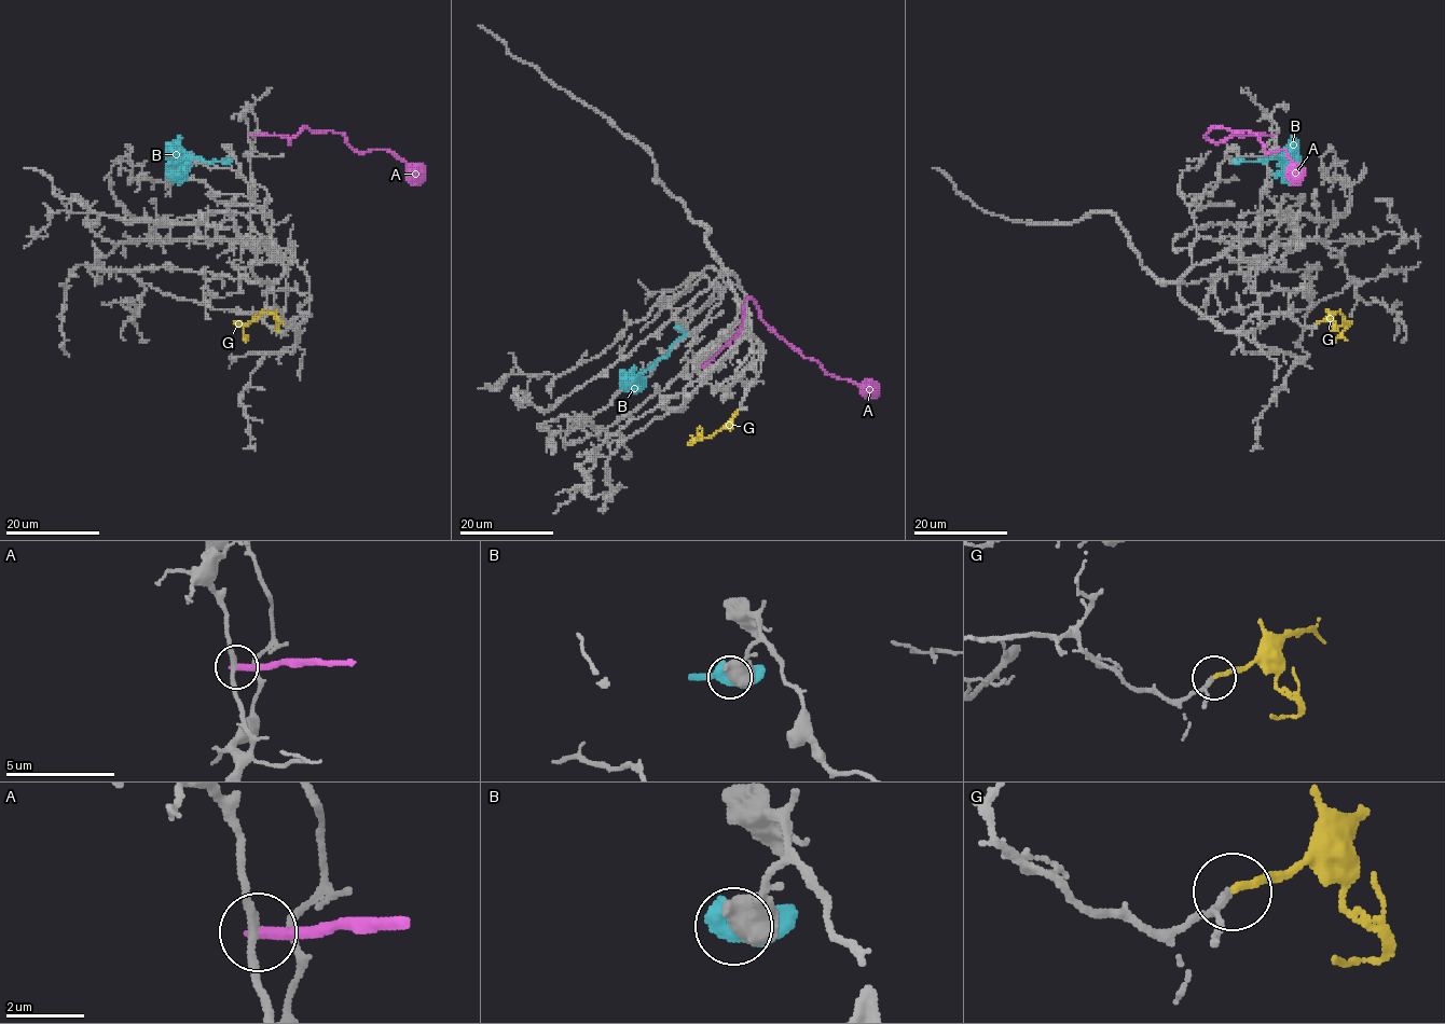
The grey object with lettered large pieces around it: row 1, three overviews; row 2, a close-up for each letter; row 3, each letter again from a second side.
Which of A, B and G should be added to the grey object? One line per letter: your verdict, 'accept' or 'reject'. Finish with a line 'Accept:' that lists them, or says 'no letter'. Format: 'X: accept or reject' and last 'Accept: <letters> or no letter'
A: reject
B: reject
G: accept
Accept: G

